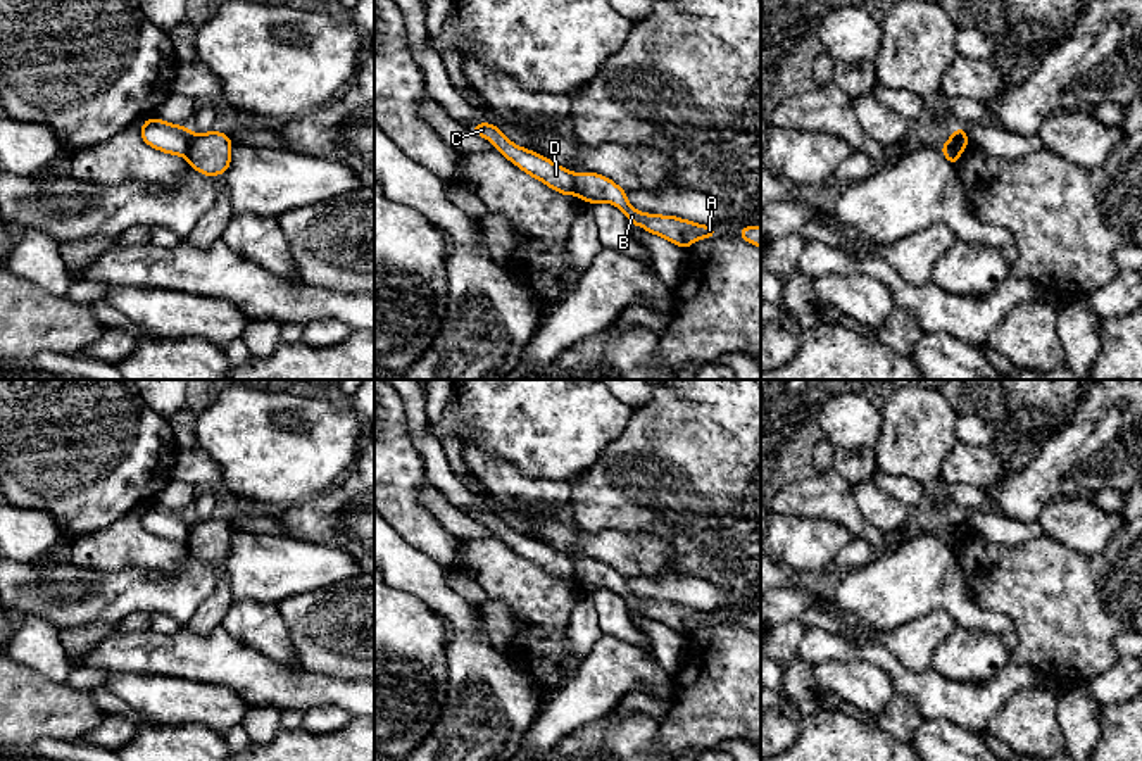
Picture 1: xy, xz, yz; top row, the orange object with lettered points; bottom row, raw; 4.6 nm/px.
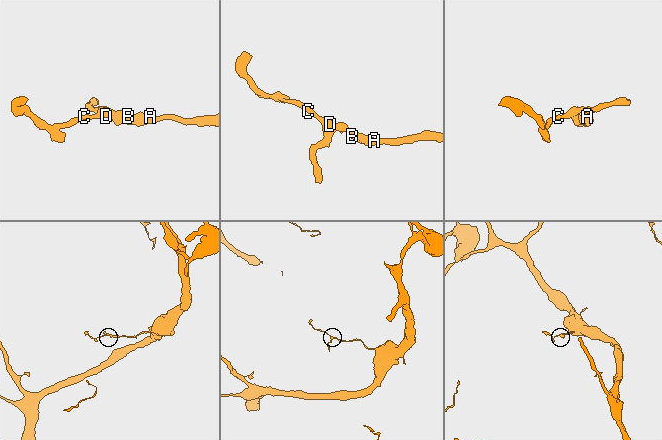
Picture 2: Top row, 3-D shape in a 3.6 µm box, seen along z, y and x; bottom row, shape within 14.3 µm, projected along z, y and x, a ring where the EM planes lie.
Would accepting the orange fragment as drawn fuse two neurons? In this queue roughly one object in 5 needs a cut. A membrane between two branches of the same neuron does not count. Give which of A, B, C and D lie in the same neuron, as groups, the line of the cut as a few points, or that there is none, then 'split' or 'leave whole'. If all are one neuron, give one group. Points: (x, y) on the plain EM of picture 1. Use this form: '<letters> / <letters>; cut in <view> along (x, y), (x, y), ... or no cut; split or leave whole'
A B / C D; cut in xy along (192, 520), (185, 542); split

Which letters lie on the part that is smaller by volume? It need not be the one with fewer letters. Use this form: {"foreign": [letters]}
{"foreign": ["C", "D"]}

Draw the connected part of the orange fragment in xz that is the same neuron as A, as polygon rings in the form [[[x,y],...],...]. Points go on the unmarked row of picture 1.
[[[576,559],[574,580],[593,592],[599,588],[618,592],[628,604],[630,611],[642,613],[649,619],[659,621],[685,637],[699,625],[718,621],[718,616],[712,613],[702,613],[675,602],[657,602],[635,597],[628,588],[626,578],[597,559]]]

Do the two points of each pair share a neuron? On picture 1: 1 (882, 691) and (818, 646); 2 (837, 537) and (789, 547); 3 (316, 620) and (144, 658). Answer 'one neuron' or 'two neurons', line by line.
1: two neurons
2: one neuron
3: two neurons

